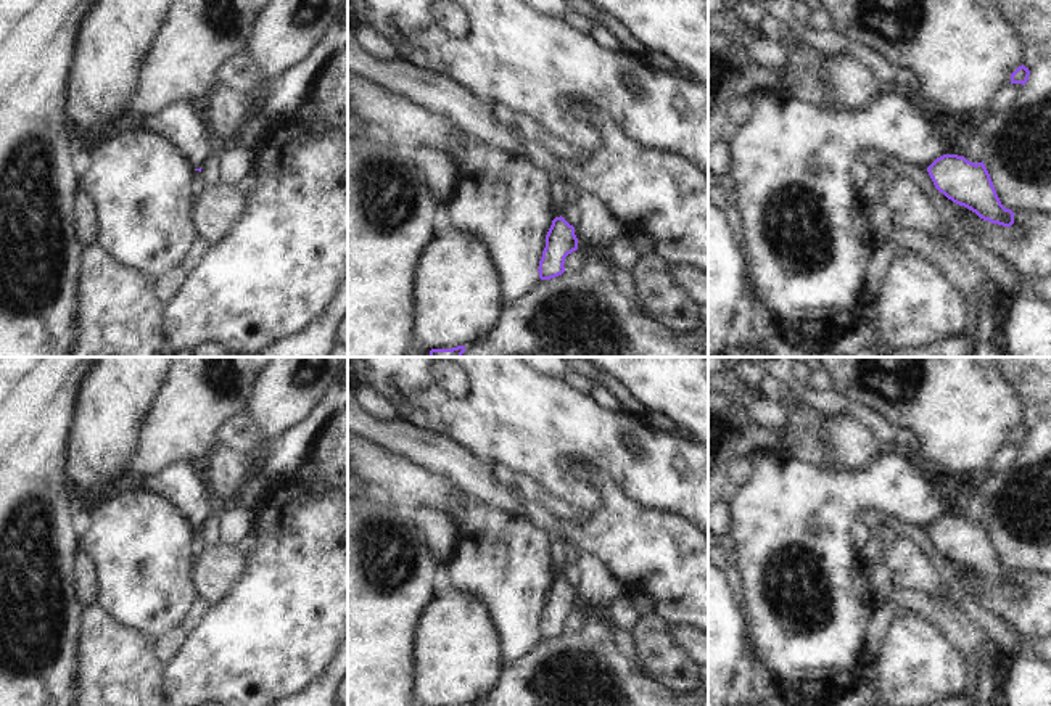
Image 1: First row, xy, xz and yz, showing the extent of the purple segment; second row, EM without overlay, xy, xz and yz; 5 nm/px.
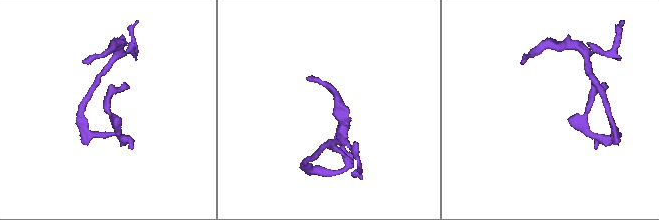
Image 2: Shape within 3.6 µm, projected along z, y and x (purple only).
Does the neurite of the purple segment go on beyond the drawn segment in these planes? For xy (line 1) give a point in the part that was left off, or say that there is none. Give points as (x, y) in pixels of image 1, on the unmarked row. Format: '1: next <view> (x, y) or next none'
1: next none

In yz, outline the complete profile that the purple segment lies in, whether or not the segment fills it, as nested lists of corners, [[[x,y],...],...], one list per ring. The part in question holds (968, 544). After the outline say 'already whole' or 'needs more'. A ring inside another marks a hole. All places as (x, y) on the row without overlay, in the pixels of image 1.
[[[943,515],[927,527],[927,532],[935,548],[953,563],[991,584],[1014,584],[1014,573],[1001,564],[983,521],[975,524],[964,516]]]; already whole

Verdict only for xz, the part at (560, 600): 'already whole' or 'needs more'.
already whole

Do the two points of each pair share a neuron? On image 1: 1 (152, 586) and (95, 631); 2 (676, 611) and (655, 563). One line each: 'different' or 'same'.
1: different
2: same

